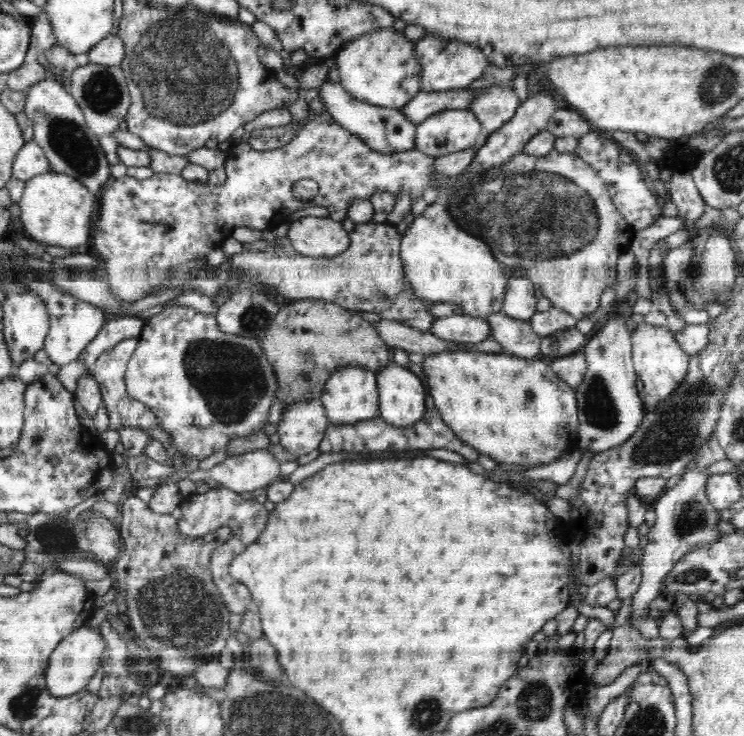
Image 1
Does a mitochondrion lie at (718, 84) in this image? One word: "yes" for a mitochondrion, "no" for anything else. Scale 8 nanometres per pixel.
yes

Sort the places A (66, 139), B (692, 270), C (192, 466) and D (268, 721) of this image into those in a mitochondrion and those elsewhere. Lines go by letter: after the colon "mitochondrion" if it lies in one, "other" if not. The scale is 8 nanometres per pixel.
A: mitochondrion
B: other
C: other
D: mitochondrion

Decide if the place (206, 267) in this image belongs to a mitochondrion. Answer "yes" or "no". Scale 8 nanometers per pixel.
no

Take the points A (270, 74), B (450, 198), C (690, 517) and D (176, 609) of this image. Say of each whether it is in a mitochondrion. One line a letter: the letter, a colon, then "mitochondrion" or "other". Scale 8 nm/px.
A: other
B: mitochondrion
C: mitochondrion
D: mitochondrion

